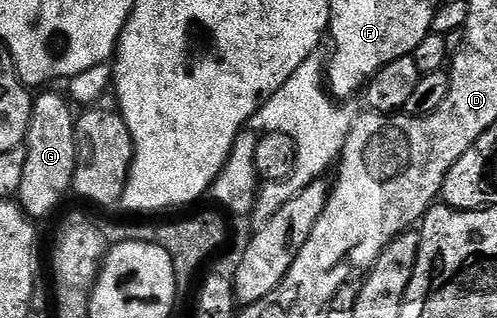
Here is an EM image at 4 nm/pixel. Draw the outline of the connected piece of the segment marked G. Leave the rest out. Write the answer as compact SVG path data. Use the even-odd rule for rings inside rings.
M42 92L34 98L34 107L32 108L32 116L30 117L30 130L26 133L26 140L24 143L24 149L26 151L26 159L24 160L24 177L20 179L20 188L18 189L16 195L16 201L19 206L21 206L23 212L28 215L31 219L39 220L38 218L46 218L58 205L62 202L62 197L67 193L71 193L72 187L74 185L74 173L76 172L76 128L74 123L76 121L76 110L72 105L72 102L65 93L61 94L46 94L50 92Z

